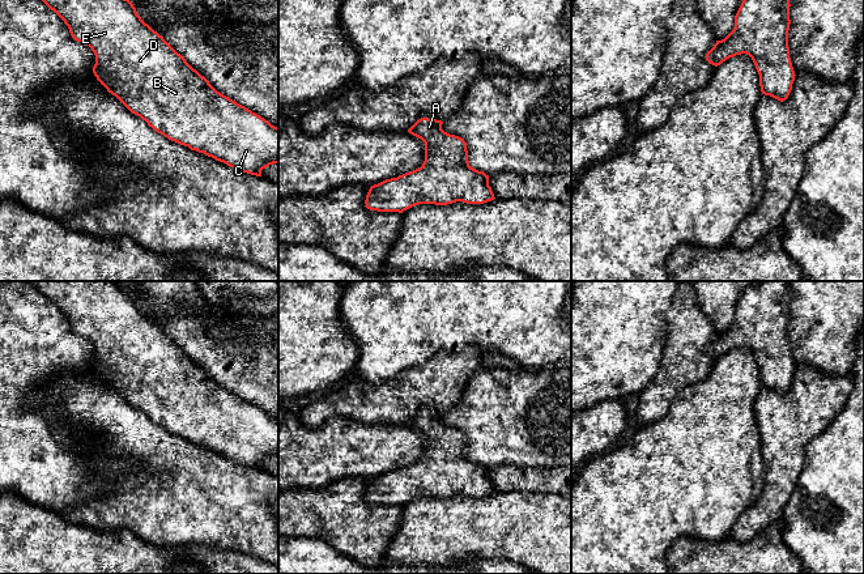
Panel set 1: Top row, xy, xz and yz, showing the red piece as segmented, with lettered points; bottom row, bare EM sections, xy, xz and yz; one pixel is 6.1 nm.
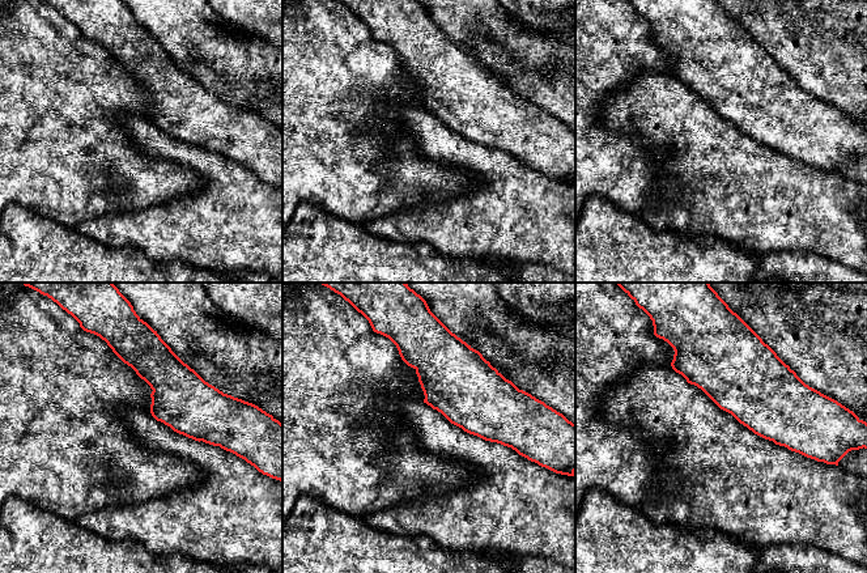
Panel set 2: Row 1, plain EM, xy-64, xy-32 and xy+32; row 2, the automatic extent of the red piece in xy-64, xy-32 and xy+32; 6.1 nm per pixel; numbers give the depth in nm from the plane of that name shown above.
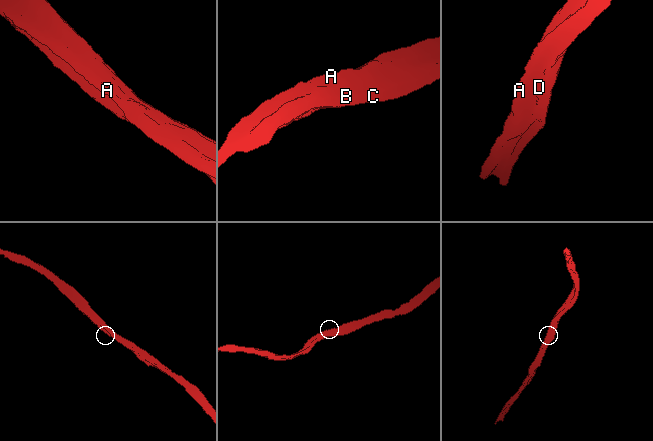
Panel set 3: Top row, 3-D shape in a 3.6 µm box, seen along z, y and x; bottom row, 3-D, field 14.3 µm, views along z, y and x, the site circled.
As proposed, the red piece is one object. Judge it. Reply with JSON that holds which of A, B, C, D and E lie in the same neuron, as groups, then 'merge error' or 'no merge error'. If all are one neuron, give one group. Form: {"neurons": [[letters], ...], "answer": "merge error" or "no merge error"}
{"neurons": [["A", "B", "C", "D", "E"]], "answer": "no merge error"}

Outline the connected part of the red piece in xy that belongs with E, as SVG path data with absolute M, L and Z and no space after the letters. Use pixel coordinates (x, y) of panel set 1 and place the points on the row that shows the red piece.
M42 0L51 10L54 10L68 26L72 38L77 42L82 42L91 48L95 55L95 64L93 73L97 80L107 89L108 93L115 95L132 114L140 116L158 133L163 135L171 141L188 146L191 150L204 153L216 161L224 162L238 171L251 175L261 177L261 170L269 165L278 163L278 128L272 126L268 120L260 115L252 112L244 106L237 103L229 97L217 92L209 81L193 69L182 56L178 54L157 31L154 31L148 24L145 24L137 14L136 8L129 0Z

